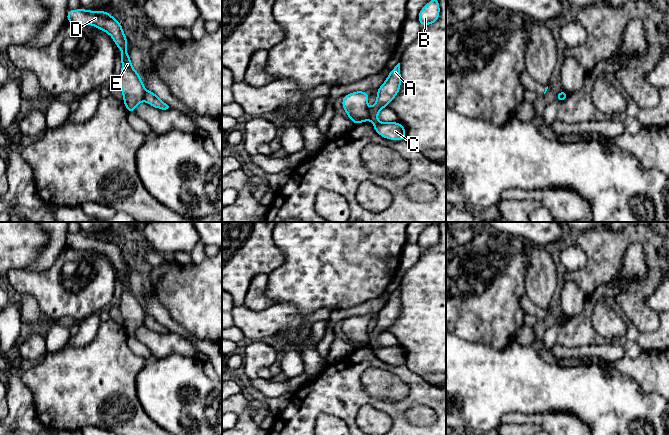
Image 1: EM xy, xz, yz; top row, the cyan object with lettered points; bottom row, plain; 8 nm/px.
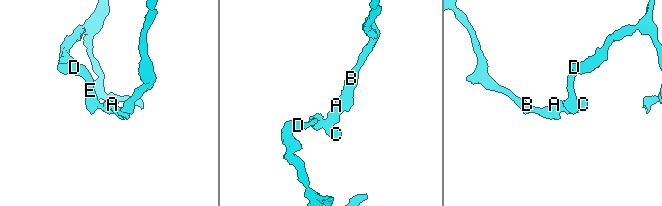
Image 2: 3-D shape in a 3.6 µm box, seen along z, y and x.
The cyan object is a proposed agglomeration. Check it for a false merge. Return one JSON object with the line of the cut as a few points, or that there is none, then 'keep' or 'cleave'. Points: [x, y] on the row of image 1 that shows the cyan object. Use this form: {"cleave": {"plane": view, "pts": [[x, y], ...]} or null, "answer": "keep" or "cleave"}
{"cleave": {"plane": "xy", "pts": [[146, 91], [143, 99]]}, "answer": "cleave"}

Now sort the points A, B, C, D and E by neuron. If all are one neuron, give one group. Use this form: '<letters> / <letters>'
A B C / D E

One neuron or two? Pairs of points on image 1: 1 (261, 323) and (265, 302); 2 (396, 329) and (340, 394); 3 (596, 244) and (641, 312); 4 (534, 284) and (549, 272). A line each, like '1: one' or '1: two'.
1: two
2: two
3: one
4: one

